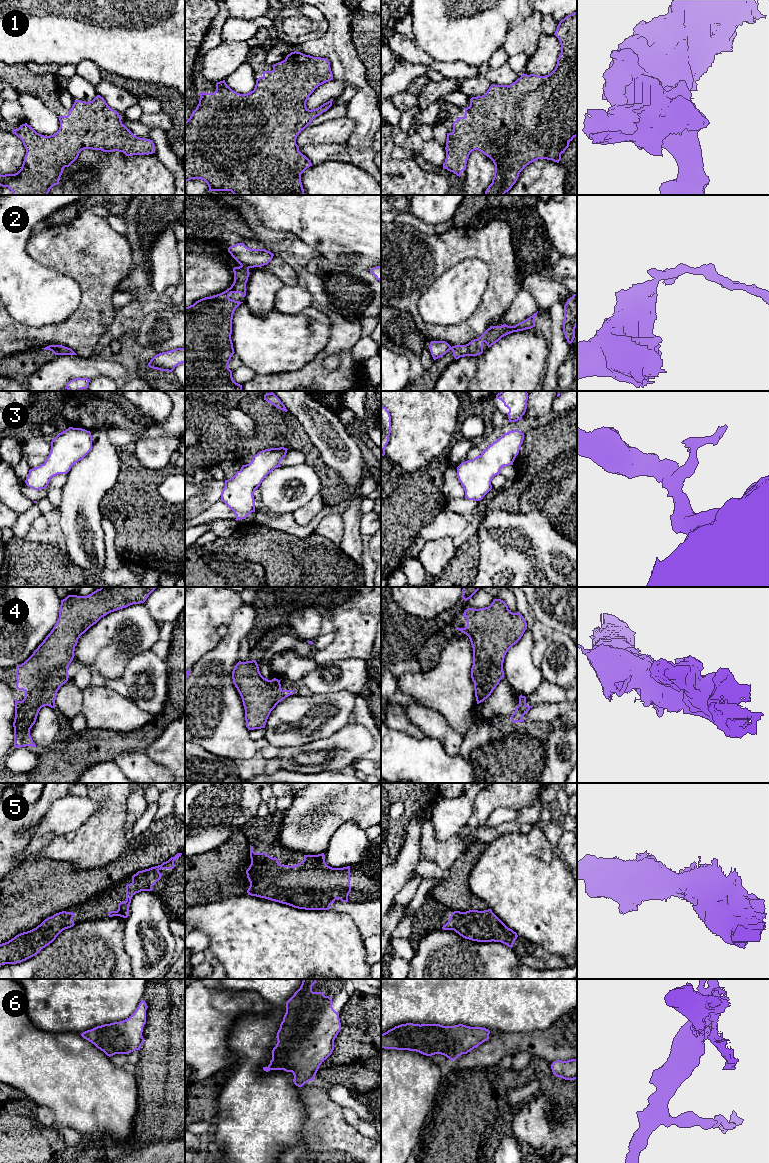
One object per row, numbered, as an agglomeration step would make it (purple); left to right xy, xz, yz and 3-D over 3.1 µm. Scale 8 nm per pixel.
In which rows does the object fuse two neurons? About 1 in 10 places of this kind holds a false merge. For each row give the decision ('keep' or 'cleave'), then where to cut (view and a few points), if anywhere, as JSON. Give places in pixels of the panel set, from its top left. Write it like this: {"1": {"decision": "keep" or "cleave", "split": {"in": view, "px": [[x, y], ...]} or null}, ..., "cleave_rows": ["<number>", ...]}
{"1": {"decision": "keep", "split": null}, "2": {"decision": "cleave", "split": {"in": "xz", "px": [[241, 264], [249, 267]]}}, "3": {"decision": "keep", "split": null}, "4": {"decision": "keep", "split": null}, "5": {"decision": "keep", "split": null}, "6": {"decision": "keep", "split": null}, "cleave_rows": ["2"]}

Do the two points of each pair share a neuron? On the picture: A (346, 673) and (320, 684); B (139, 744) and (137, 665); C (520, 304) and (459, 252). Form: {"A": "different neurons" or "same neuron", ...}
{"A": "same neuron", "B": "different neurons", "C": "different neurons"}

